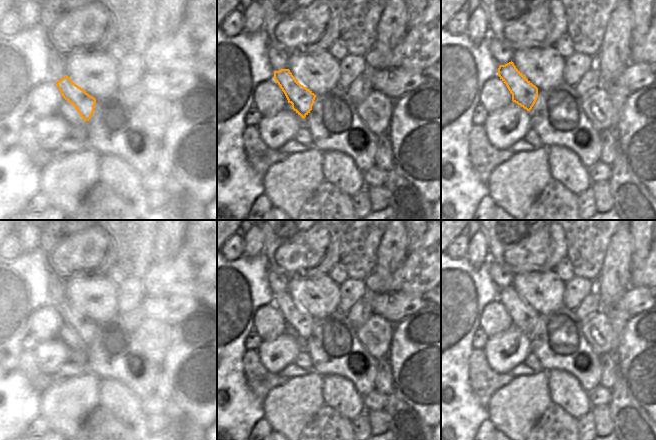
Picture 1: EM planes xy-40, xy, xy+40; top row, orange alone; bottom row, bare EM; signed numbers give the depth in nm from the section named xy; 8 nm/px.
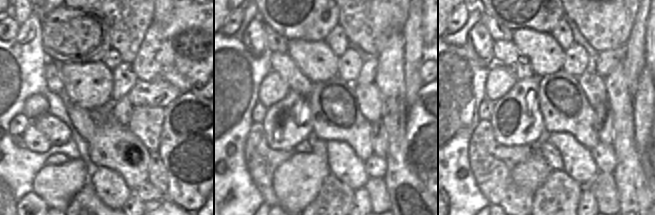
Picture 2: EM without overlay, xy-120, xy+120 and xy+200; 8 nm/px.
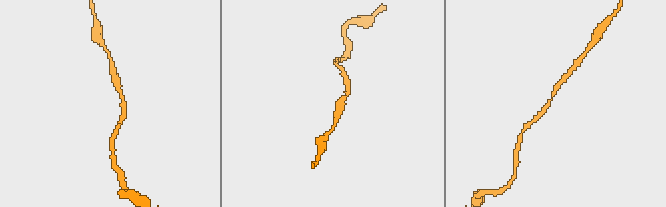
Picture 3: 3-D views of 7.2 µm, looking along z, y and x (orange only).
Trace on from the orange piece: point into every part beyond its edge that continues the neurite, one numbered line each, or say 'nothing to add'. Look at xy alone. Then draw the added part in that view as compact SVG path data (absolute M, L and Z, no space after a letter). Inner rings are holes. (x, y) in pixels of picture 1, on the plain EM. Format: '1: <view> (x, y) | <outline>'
nothing to add

